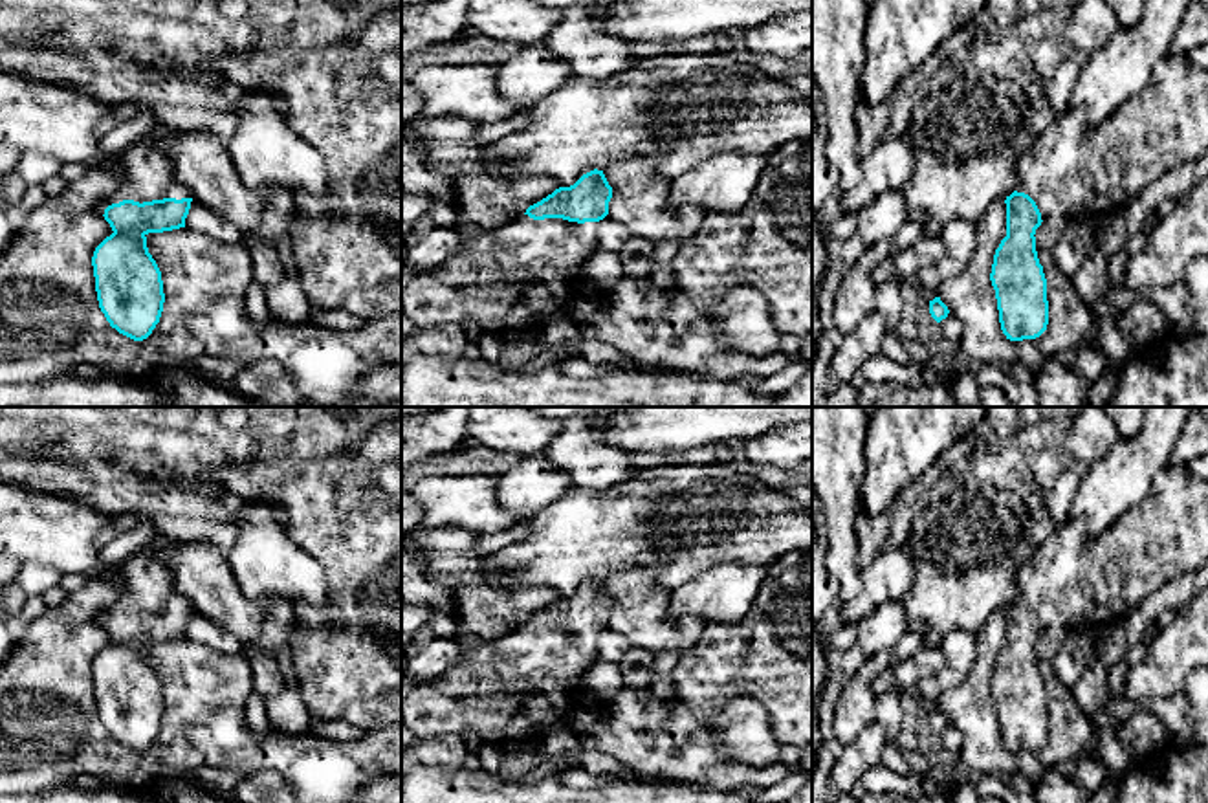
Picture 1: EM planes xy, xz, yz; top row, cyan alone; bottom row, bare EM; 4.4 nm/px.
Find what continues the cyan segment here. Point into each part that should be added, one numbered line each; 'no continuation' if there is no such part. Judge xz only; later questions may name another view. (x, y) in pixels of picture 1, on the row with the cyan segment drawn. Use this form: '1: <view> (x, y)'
1: xz (508, 281)

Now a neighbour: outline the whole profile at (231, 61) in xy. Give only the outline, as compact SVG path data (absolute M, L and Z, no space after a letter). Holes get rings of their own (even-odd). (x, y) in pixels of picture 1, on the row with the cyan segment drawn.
M401 2L379 9L348 48L233 50L218 53L214 66L233 86L266 86L291 128L324 158L328 185L323 194L291 192L295 224L290 231L295 266L308 308L346 310L363 321L401 314L401 90L385 82L376 68L383 53L401 53Z

